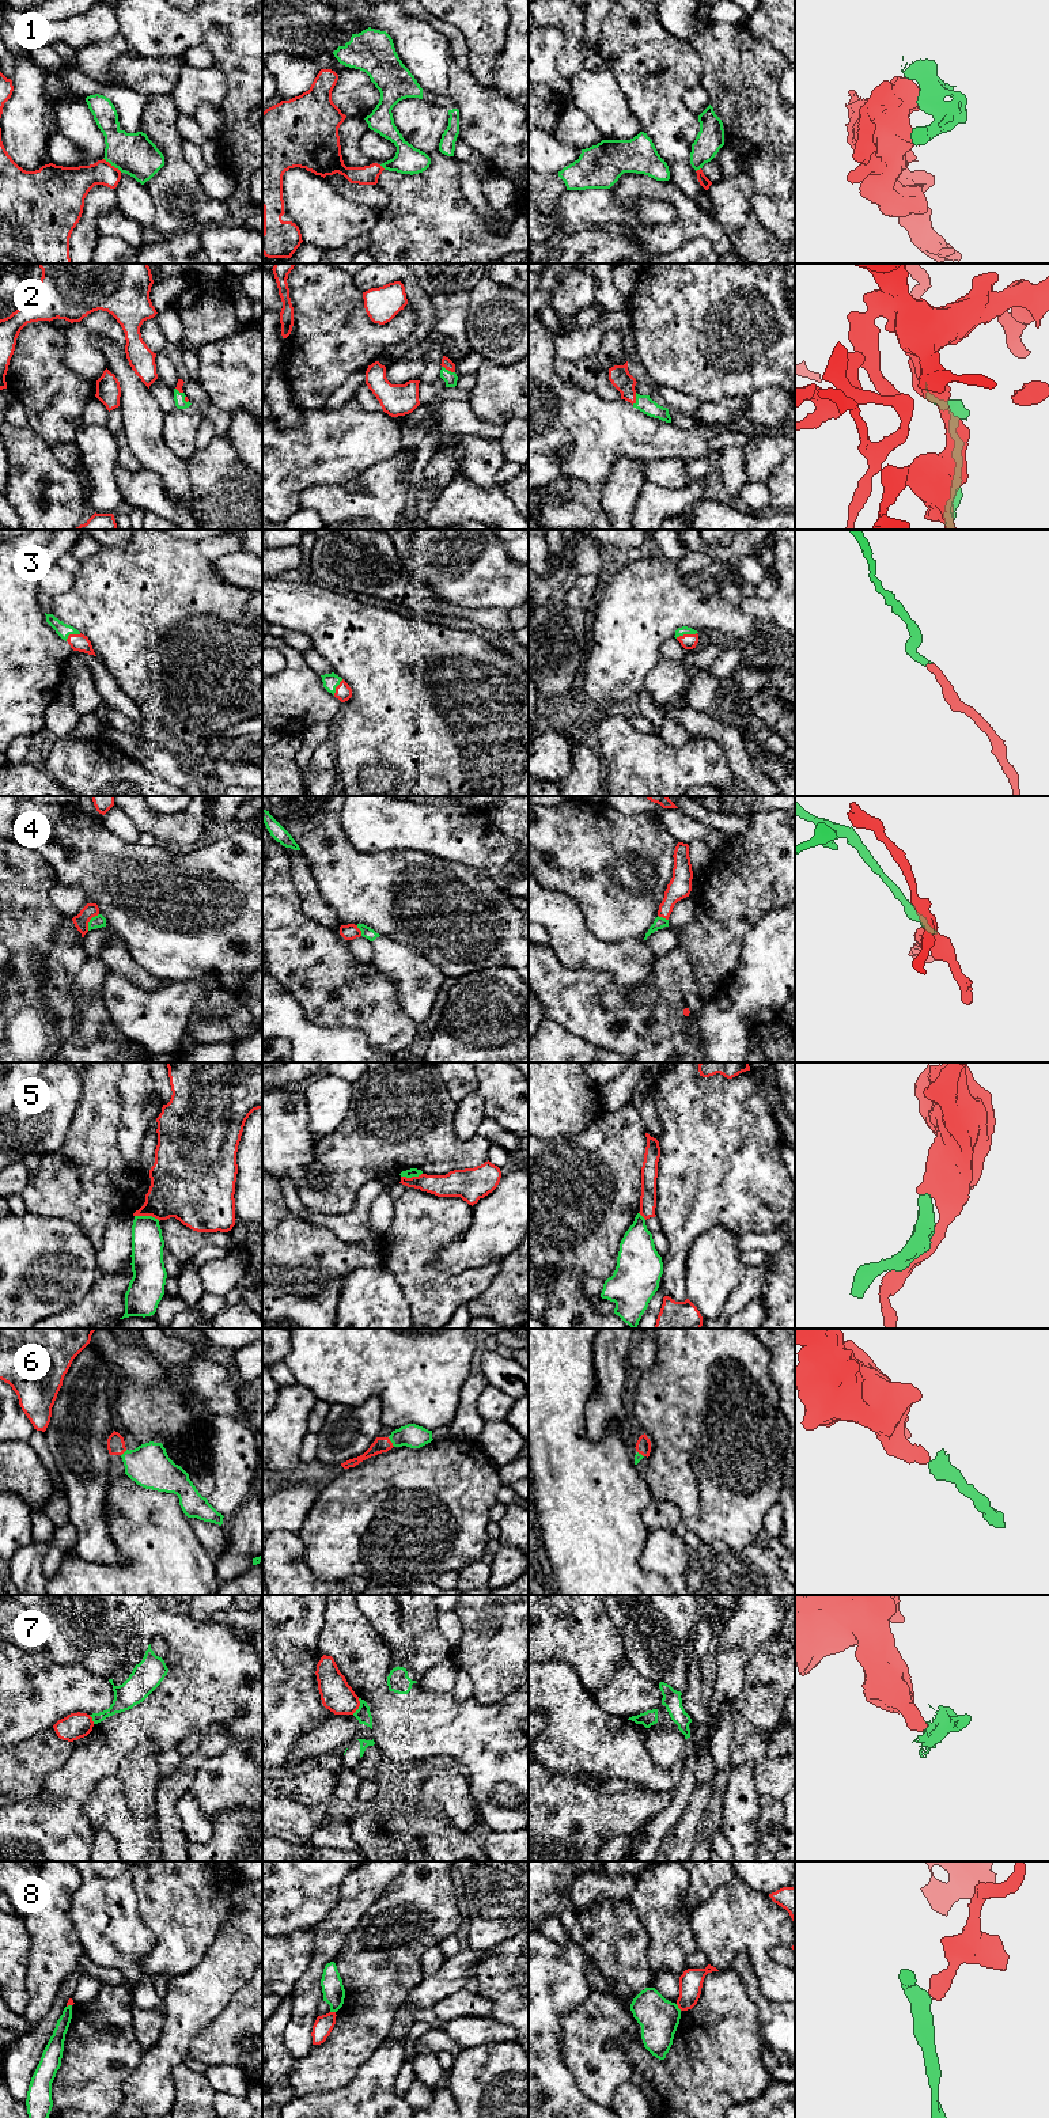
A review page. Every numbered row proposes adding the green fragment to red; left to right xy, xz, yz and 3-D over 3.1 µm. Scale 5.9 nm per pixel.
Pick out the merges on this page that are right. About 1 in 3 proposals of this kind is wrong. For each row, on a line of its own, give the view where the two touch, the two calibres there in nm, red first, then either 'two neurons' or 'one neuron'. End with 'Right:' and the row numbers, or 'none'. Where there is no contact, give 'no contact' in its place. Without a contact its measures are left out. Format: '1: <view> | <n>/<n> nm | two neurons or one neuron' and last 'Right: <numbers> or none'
1: xy | 190/260 nm | two neurons
2: xz | 60/80 nm | one neuron
3: yz | 90/50 nm | one neuron
4: xy | 90/80 nm | two neurons
5: xy | 360/190 nm | two neurons
6: xz | 100/140 nm | one neuron
7: xz | 190/90 nm | two neurons
8: yz | 140/240 nm | two neurons
Right: 2, 3, 6

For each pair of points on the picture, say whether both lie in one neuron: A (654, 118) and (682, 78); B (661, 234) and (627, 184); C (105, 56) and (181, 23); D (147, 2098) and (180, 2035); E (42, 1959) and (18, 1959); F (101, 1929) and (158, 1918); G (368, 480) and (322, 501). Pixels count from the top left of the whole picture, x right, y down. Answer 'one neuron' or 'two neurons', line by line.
A: one neuron
B: one neuron
C: two neurons
D: one neuron
E: two neurons
F: two neurons
G: one neuron

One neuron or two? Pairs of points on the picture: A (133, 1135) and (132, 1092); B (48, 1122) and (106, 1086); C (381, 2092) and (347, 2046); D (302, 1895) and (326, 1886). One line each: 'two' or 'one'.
A: one
B: two
C: two
D: one

